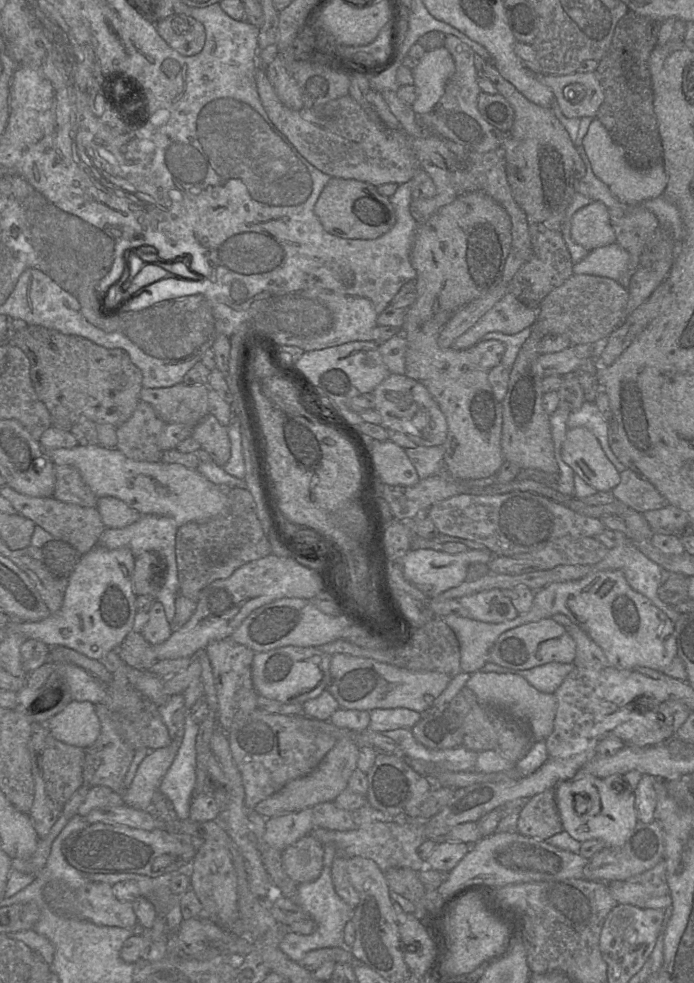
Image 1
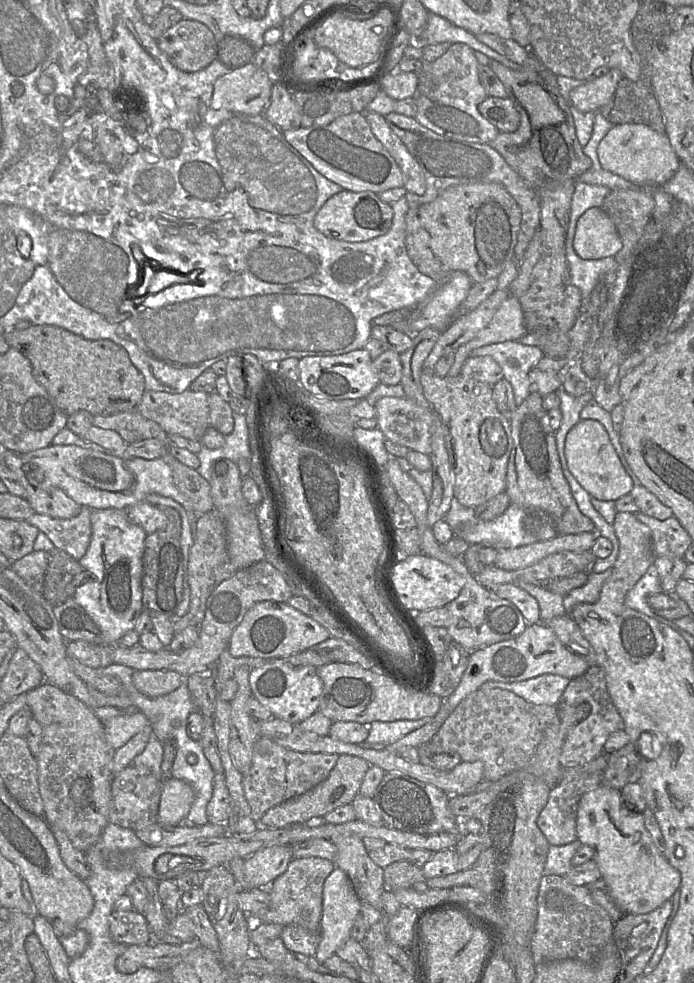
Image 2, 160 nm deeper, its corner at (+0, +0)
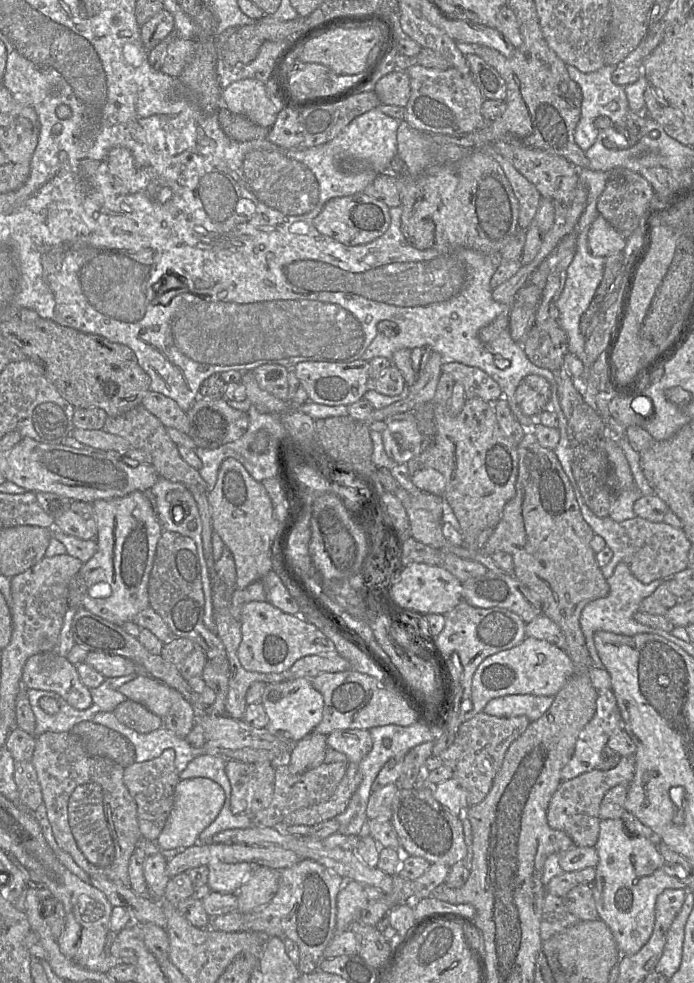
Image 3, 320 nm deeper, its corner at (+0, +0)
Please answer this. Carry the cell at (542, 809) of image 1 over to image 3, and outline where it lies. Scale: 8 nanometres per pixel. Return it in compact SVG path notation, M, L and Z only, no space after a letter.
M633 755L621 757L618 764L609 770L593 769L571 780L562 781L554 793L547 811L547 822L556 830L565 832L576 847L595 847L599 836L598 817L603 797L611 788L629 785L635 774L635 758Z

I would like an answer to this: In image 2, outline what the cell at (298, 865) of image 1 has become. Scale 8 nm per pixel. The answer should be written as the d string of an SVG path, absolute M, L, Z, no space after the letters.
M293 858L286 871L272 882L268 893L270 902L263 916L249 917L249 930L253 922L265 922L287 925L298 925L310 932L320 932L322 915L323 884L335 868L334 862L319 858Z

